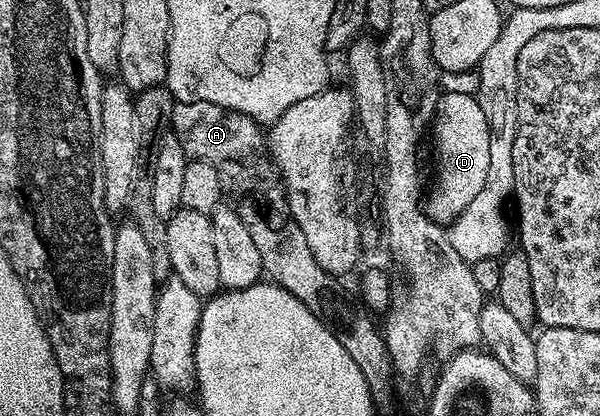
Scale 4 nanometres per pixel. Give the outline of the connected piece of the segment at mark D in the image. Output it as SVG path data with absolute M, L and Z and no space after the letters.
M443 91L435 106L433 120L433 135L435 131L435 159L439 164L435 167L435 188L428 190L425 195L425 210L433 222L440 225L450 224L456 219L485 189L485 177L488 176L489 164L489 135L490 125L485 121L484 110L478 105L476 96L469 93L451 93Z

